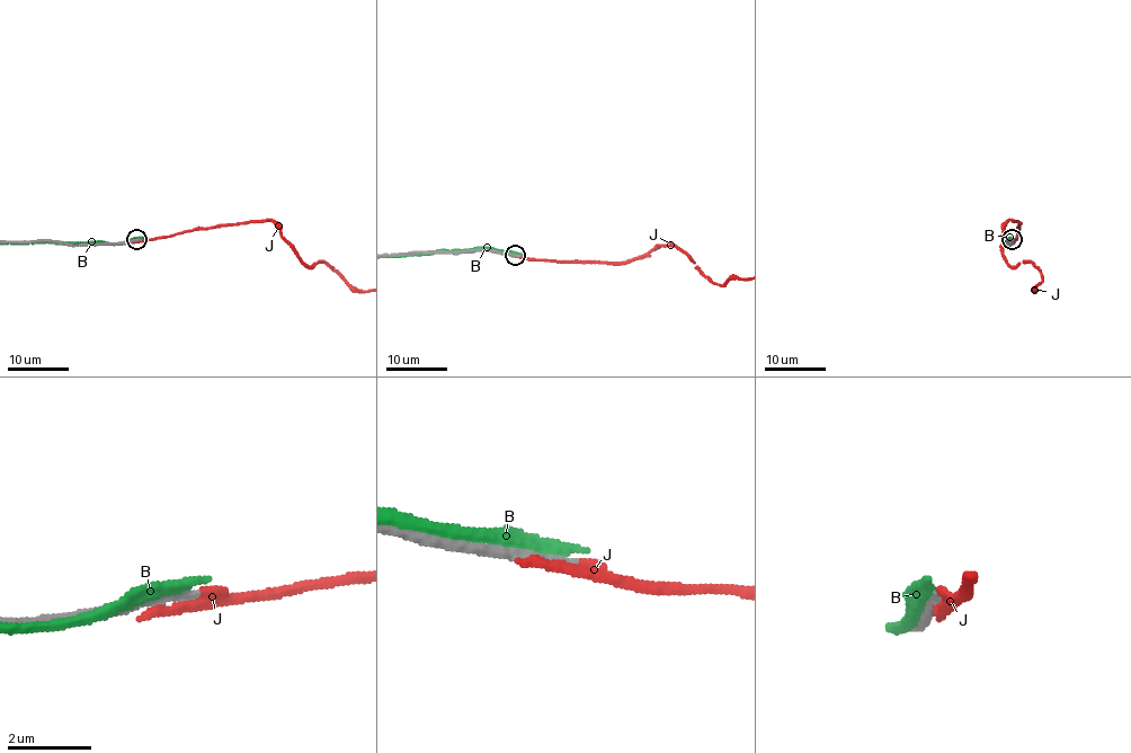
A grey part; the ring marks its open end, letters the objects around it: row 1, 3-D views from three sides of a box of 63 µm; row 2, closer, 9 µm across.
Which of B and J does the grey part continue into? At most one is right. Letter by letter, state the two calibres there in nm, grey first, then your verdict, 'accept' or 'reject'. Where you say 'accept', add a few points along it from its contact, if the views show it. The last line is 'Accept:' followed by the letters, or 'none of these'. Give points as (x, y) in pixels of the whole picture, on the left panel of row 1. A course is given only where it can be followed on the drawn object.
B: 280/300 nm | reject
J: 360/280 nm | reject
Accept: none of these

